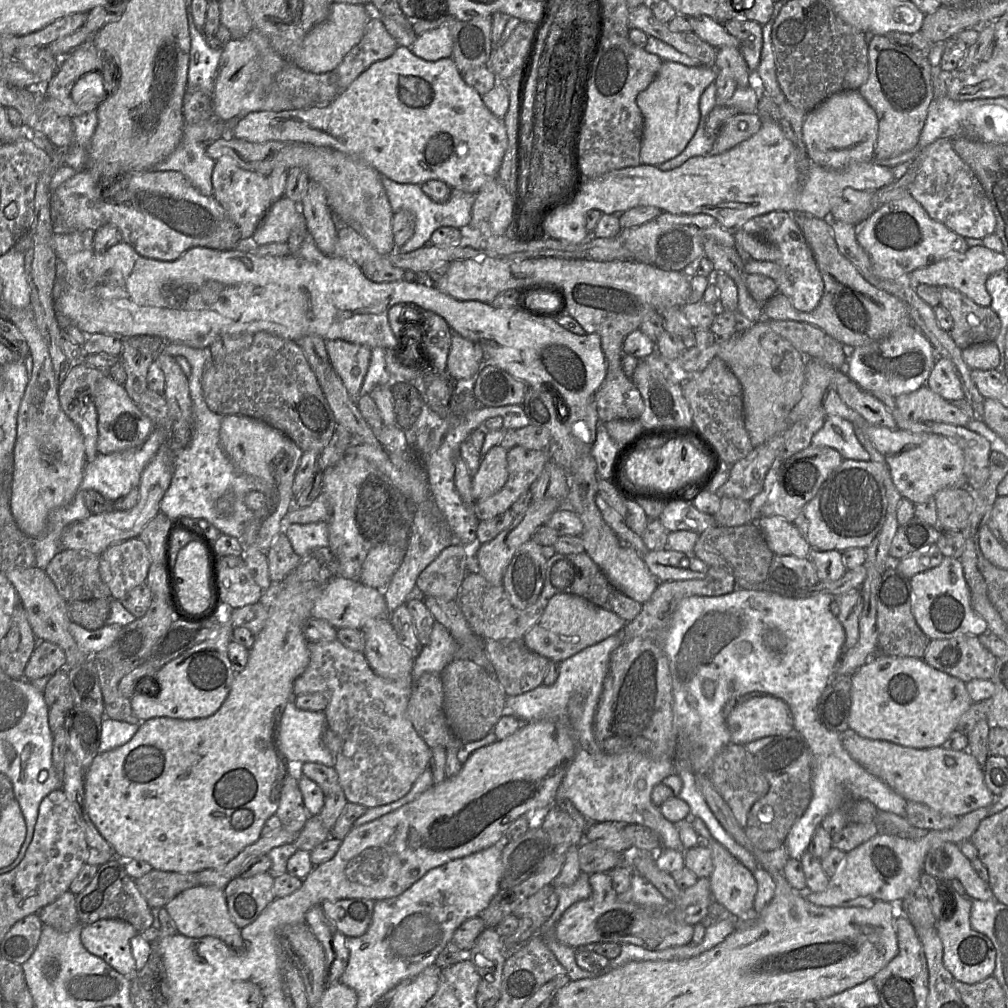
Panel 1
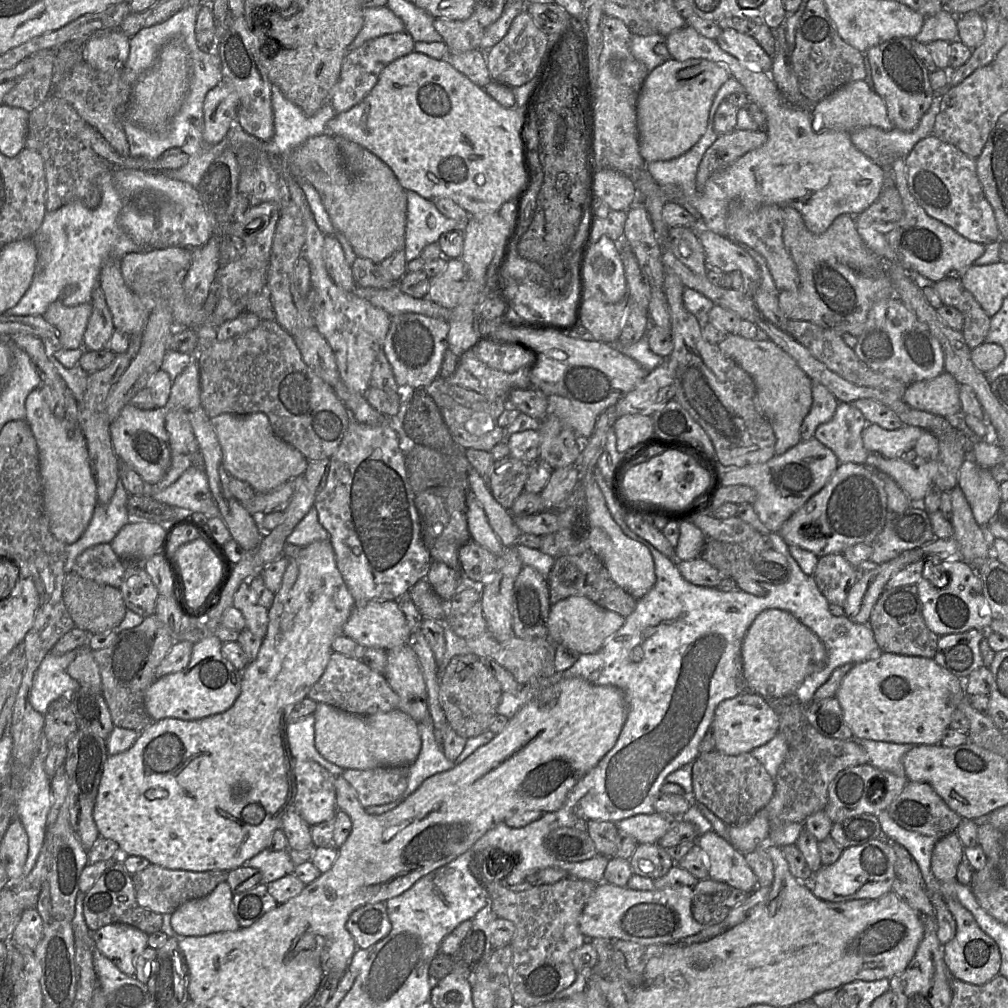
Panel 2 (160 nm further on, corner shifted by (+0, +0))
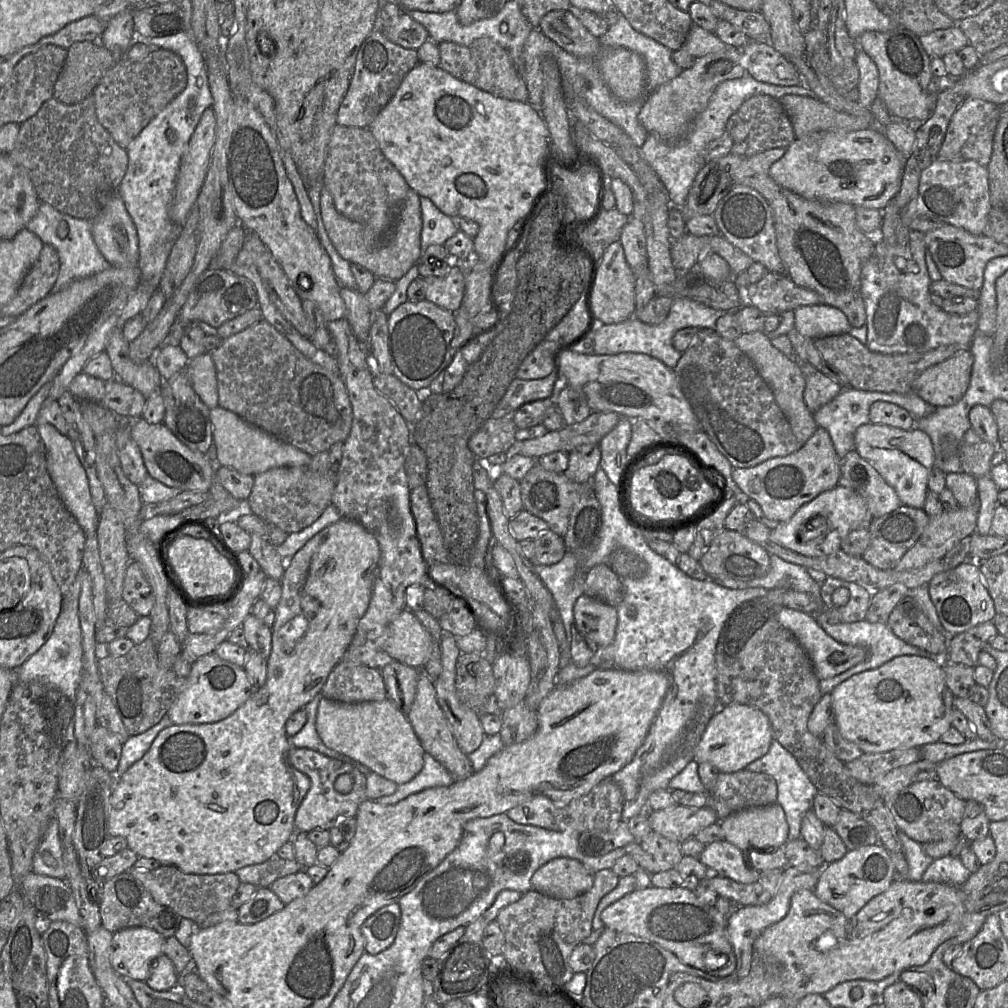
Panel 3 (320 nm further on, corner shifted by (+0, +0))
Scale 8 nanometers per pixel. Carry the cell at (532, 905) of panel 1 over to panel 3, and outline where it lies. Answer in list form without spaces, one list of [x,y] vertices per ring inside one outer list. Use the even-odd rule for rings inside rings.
[[[612,869],[595,872],[593,886],[571,899],[558,899],[534,889],[501,909],[496,917],[505,937],[502,959],[523,971],[530,971],[551,984],[564,986],[574,975],[569,956],[572,950],[592,932],[592,921],[597,906],[618,884],[620,877]]]

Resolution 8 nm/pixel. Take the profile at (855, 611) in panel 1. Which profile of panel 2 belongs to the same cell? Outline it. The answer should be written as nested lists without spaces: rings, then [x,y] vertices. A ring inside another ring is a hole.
[[[913,548],[880,565],[861,568],[859,578],[849,591],[843,605],[845,616],[855,623],[867,624],[890,578],[907,565],[923,558],[921,549]]]

